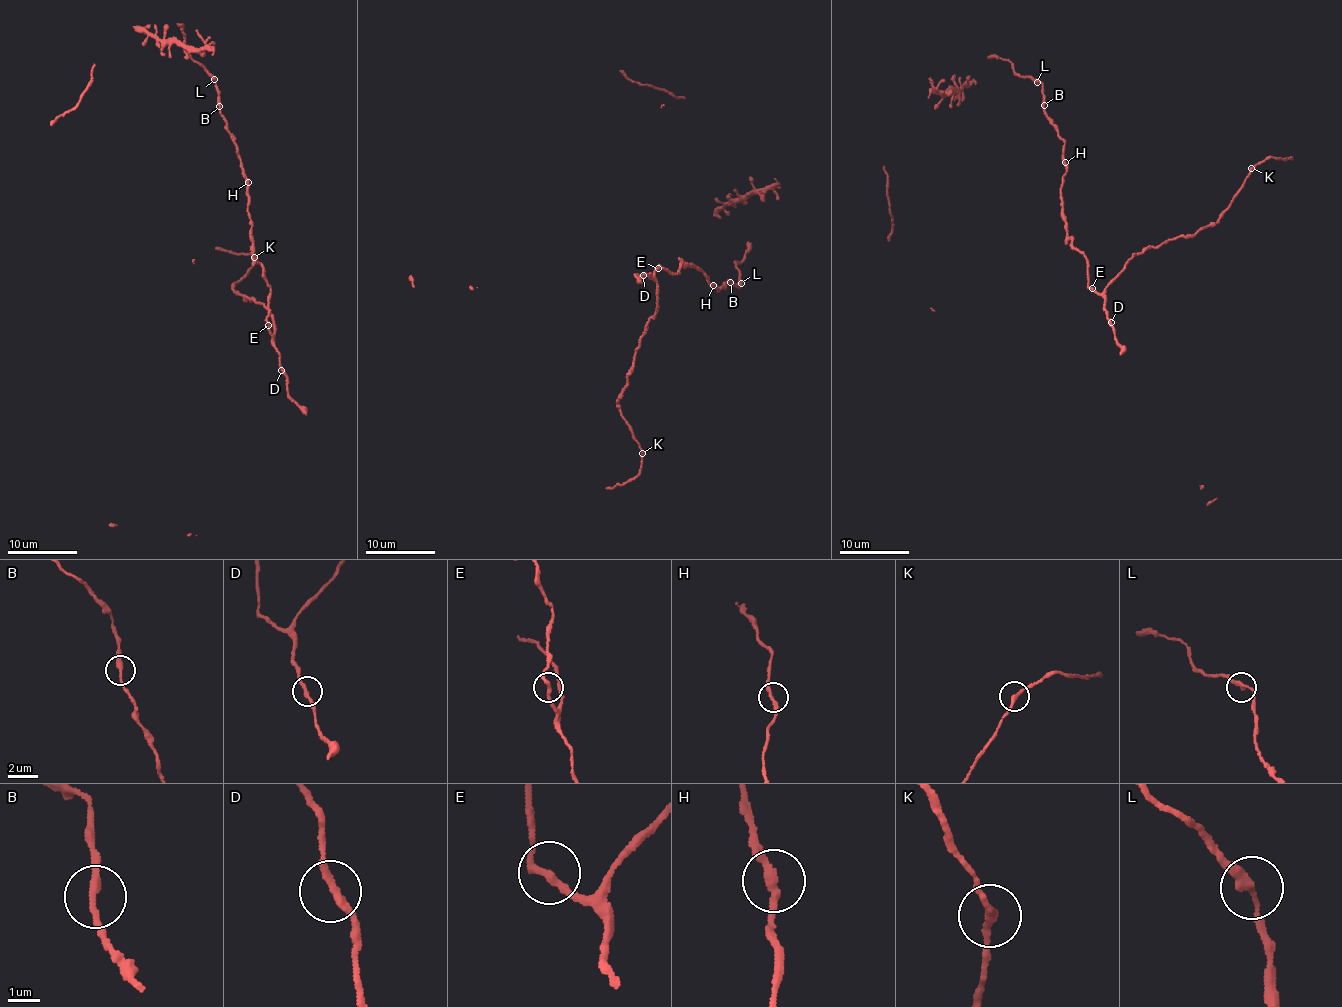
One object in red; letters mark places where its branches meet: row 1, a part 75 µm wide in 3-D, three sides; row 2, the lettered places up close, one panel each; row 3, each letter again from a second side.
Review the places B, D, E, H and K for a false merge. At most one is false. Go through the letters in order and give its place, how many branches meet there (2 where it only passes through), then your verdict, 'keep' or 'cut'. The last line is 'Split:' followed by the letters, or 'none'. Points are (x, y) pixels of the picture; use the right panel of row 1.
B: place (1044, 105); branches 2; keep
D: place (1111, 322); branches 2; keep
E: place (1092, 288); branches 2; keep
H: place (1065, 162); branches 2; keep
K: place (1251, 168); branches 2; keep
Split: none

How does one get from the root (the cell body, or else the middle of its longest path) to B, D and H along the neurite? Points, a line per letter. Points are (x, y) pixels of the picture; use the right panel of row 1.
B: (1063, 175), (1064, 142), (1044, 104)
D: (1063, 175), (1065, 231), (1072, 238), (1072, 245), (1086, 259), (1087, 286), (1104, 299), (1106, 318), (1111, 322)
H: (1063, 175), (1065, 162)

